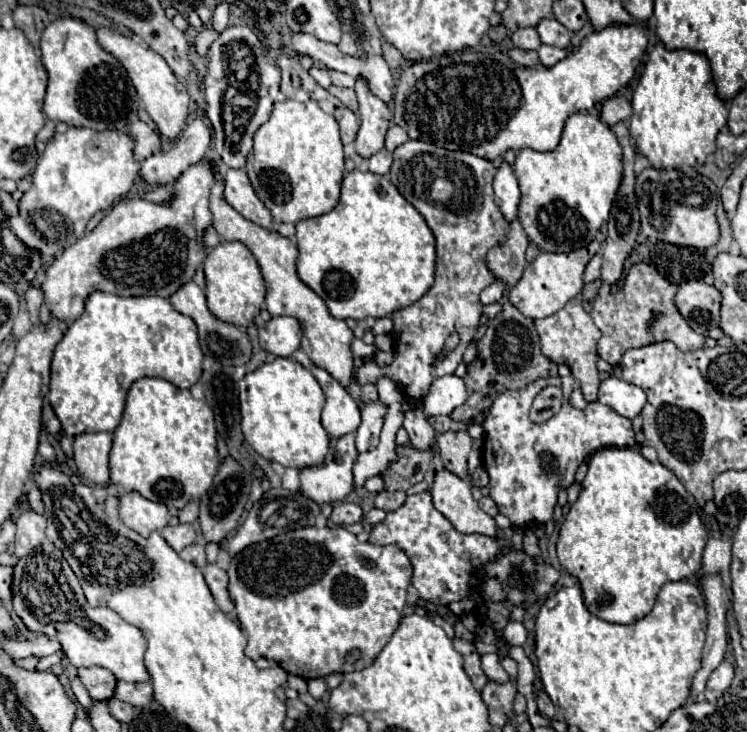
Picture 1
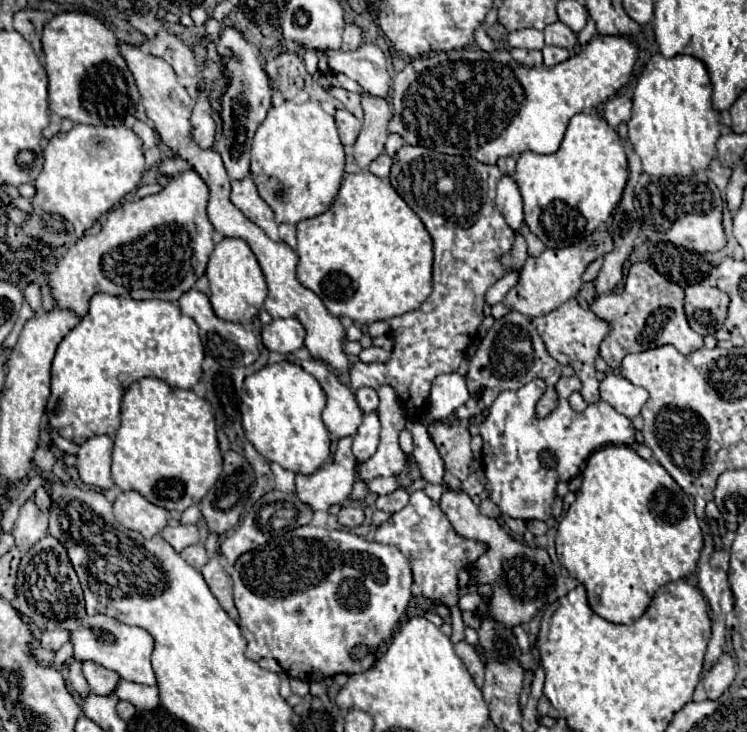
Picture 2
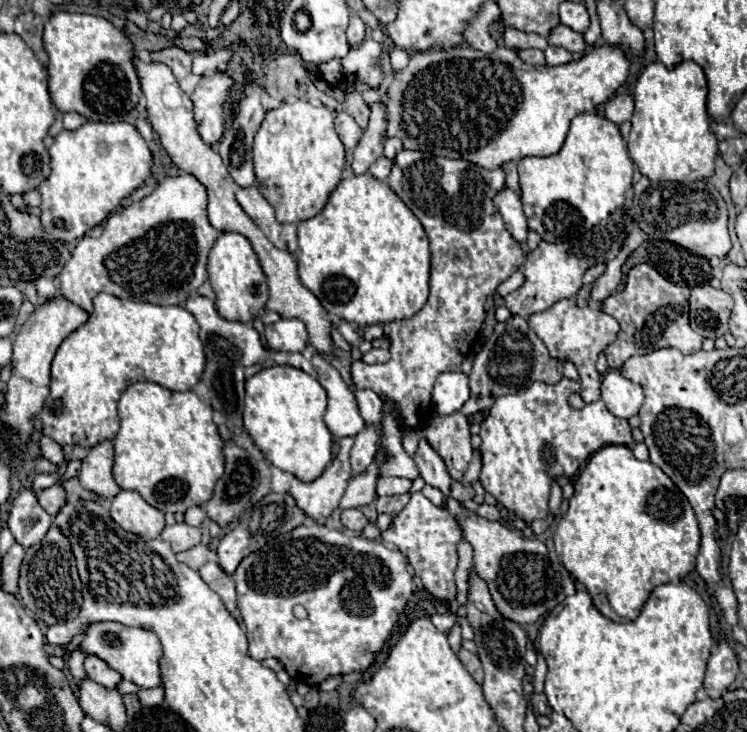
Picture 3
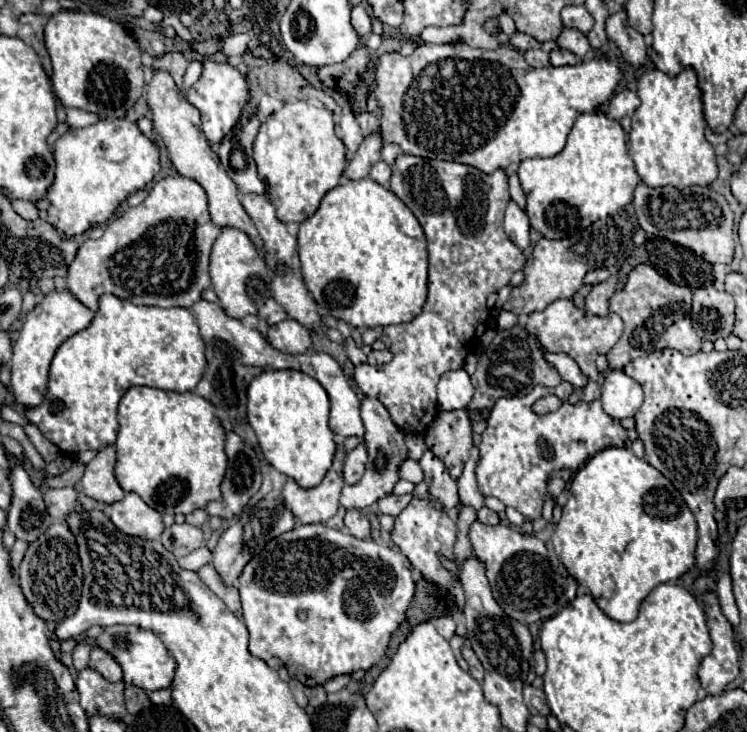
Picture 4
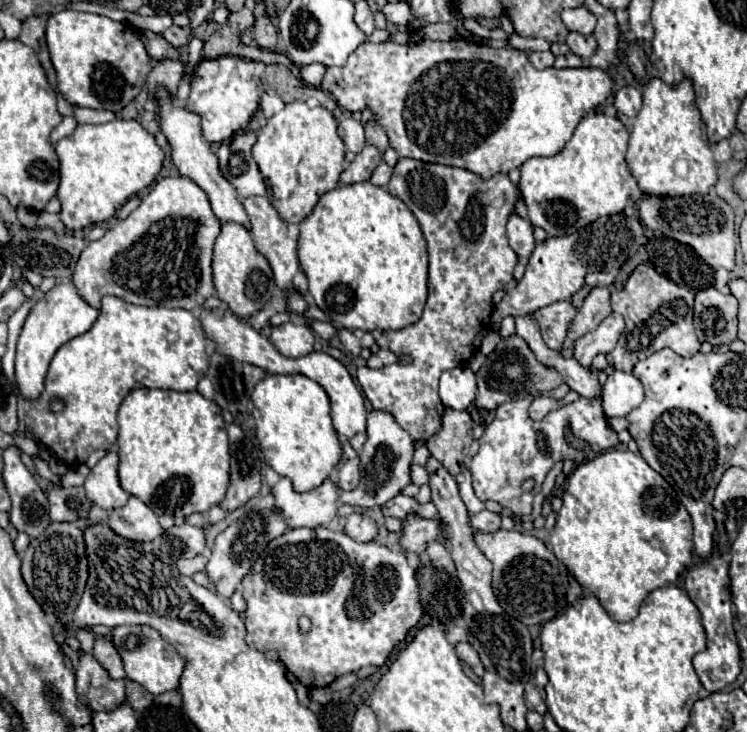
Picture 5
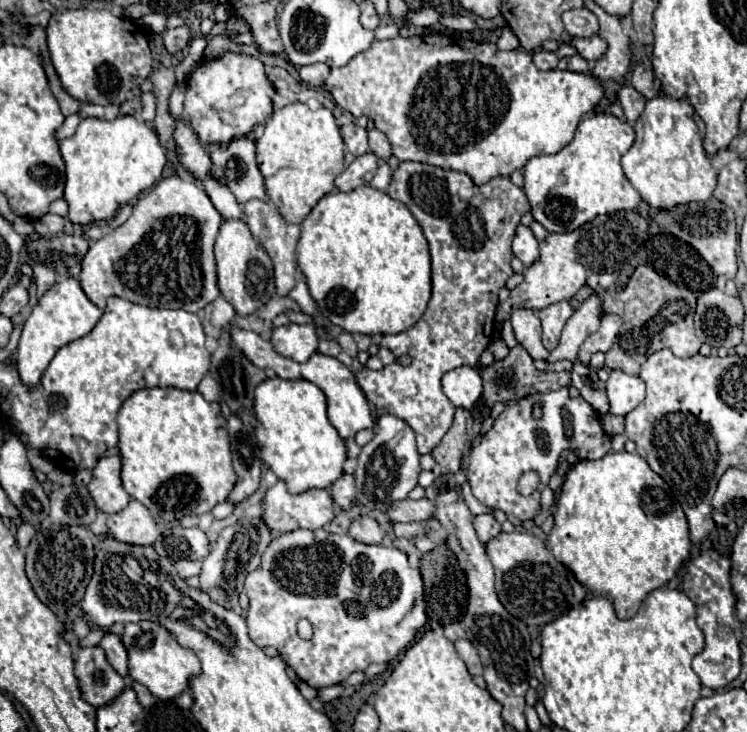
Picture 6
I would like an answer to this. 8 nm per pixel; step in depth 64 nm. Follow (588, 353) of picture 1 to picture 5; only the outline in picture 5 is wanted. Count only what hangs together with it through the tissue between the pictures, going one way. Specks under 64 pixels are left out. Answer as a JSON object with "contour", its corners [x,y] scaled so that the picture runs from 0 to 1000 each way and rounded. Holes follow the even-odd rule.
{"contour":[[[752,410],[736,418],[728,418],[712,429],[712,434],[723,443],[726,462],[734,475],[750,478],[760,443],[771,432],[771,421],[763,415],[763,410]],[[819,426],[803,445],[801,451],[794,455],[787,455],[779,462],[771,466],[771,475],[768,475],[768,489],[790,503],[793,497],[793,489],[798,484],[814,484],[822,473],[825,473],[825,464],[830,462],[830,454],[835,454],[835,437],[830,429]]]}

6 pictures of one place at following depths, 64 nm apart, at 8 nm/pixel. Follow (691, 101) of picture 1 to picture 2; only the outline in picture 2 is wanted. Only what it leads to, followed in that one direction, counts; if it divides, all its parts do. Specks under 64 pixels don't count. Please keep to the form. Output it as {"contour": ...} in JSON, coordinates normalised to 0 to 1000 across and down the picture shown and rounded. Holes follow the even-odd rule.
{"contour":[[[884,74],[873,77],[867,87],[862,90],[862,98],[854,107],[846,139],[846,161],[841,167],[841,191],[849,202],[849,208],[857,213],[859,232],[878,243],[921,243],[929,240],[934,232],[948,232],[953,216],[959,213],[959,194],[964,189],[964,169],[961,169],[961,153],[953,148],[950,139],[953,131],[953,115],[945,90],[926,79],[926,77],[905,77],[905,79],[889,79]]]}

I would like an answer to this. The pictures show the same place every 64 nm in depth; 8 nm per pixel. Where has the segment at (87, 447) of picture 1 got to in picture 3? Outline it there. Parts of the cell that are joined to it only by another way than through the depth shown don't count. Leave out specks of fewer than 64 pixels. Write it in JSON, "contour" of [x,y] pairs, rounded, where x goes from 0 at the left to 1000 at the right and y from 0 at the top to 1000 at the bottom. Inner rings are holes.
{"contour":[[[134,604],[120,612],[118,623],[110,628],[107,661],[118,669],[131,675],[134,680],[153,680],[161,675],[161,664],[150,650],[153,634],[153,609],[150,604]]]}

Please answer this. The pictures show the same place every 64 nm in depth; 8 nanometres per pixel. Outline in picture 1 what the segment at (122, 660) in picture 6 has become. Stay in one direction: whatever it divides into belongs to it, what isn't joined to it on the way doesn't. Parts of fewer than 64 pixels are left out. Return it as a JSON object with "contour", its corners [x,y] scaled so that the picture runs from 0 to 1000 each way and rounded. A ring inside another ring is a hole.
{"contour":[[[107,913],[104,915],[107,929],[112,932],[115,943],[120,945],[123,956],[147,956],[155,940],[155,923],[150,918],[145,918],[142,913]]]}

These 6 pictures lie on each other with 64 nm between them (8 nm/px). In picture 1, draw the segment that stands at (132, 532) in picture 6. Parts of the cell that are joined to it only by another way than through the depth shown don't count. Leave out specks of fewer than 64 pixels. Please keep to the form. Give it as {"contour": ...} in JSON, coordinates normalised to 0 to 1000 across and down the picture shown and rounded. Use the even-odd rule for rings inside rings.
{"contour":[[[171,672],[158,683],[161,683],[158,702],[163,713],[193,735],[198,735],[206,724],[217,724],[228,710],[228,699],[220,689],[201,686],[185,672]]]}

